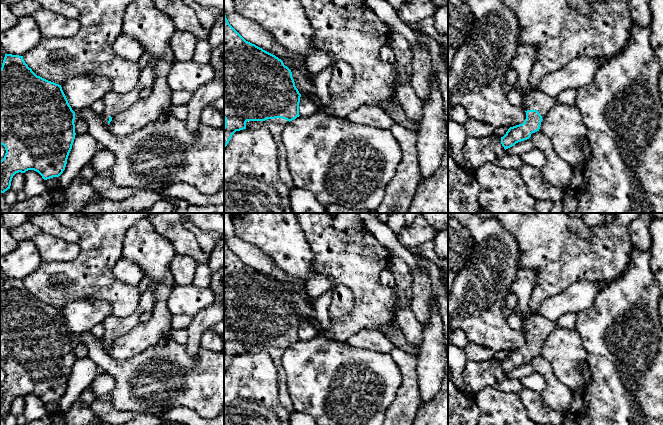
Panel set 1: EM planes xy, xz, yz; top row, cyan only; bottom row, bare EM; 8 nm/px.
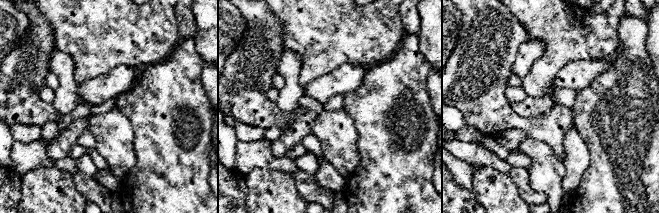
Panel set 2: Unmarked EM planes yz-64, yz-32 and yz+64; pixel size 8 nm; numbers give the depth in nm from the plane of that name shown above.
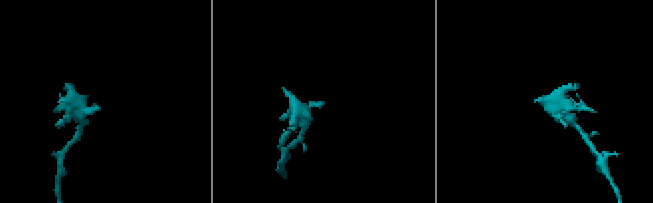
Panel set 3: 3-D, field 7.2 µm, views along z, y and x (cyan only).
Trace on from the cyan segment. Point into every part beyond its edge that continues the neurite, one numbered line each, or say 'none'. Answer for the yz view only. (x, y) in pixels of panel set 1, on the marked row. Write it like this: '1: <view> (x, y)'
1: yz (537, 100)

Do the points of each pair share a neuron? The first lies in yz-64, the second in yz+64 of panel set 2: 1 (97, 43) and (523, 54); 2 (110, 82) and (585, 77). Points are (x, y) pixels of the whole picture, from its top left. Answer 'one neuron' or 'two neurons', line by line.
1: two neurons
2: one neuron

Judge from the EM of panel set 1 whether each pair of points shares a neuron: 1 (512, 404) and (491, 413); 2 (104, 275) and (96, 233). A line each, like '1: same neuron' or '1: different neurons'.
1: same neuron
2: same neuron

